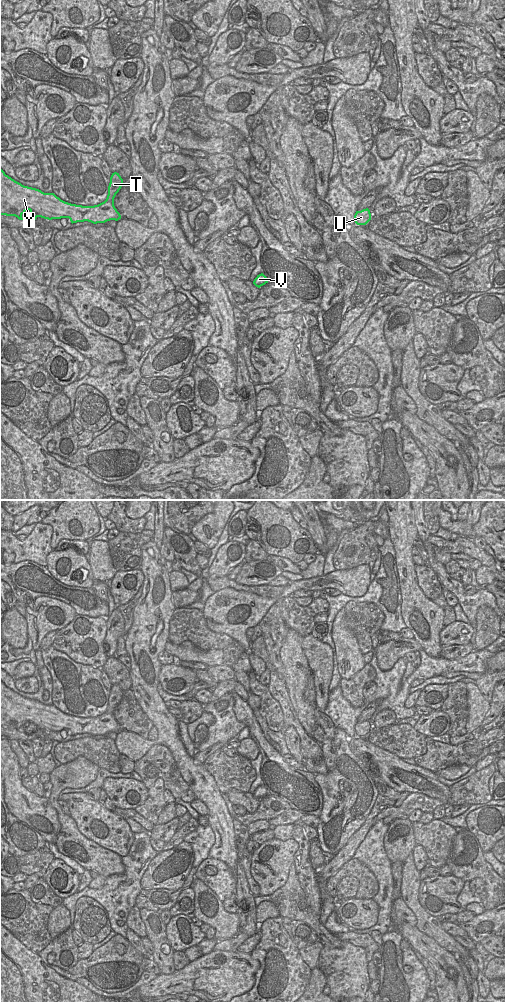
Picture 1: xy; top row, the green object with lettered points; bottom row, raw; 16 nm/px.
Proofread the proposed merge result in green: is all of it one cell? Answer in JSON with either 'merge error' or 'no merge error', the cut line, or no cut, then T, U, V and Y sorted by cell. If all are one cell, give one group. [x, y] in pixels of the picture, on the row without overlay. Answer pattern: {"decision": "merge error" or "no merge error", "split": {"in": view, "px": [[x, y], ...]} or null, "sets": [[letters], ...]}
{"decision": "no merge error", "split": null, "sets": [["T", "U", "V", "Y"]]}

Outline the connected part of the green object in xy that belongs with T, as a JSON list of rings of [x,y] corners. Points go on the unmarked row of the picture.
[[[0,680],[0,727],[15,728],[19,732],[34,734],[37,729],[44,731],[69,730],[71,735],[88,733],[93,736],[105,735],[110,732],[121,731],[120,725],[114,718],[114,710],[123,696],[119,685],[114,684],[110,689],[108,707],[104,714],[94,718],[71,716],[61,712],[54,705],[44,705],[39,701],[24,698],[5,686]]]

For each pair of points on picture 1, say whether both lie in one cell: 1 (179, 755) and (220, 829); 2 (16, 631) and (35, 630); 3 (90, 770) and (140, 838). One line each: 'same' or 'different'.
1: same
2: different
3: different

